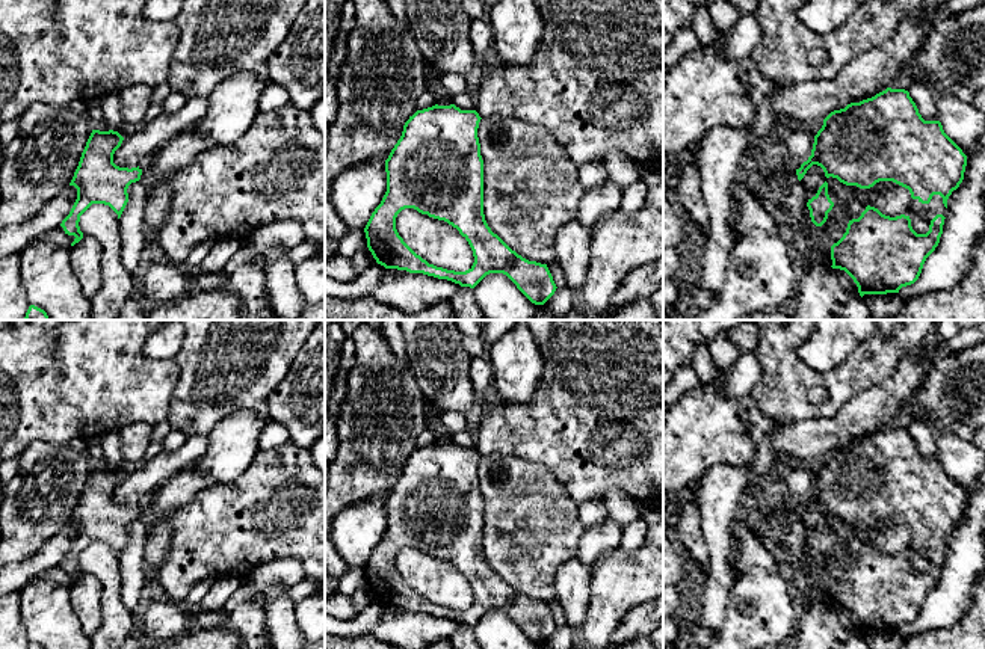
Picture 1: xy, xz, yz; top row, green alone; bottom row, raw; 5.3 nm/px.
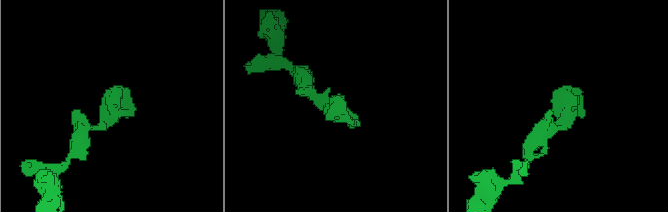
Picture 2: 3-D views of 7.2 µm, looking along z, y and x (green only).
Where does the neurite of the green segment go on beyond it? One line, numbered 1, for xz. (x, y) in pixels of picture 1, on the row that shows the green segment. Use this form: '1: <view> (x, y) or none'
1: none

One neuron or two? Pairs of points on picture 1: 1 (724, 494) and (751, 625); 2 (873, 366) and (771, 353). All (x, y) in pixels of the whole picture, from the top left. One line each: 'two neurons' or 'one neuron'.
1: two neurons
2: one neuron

